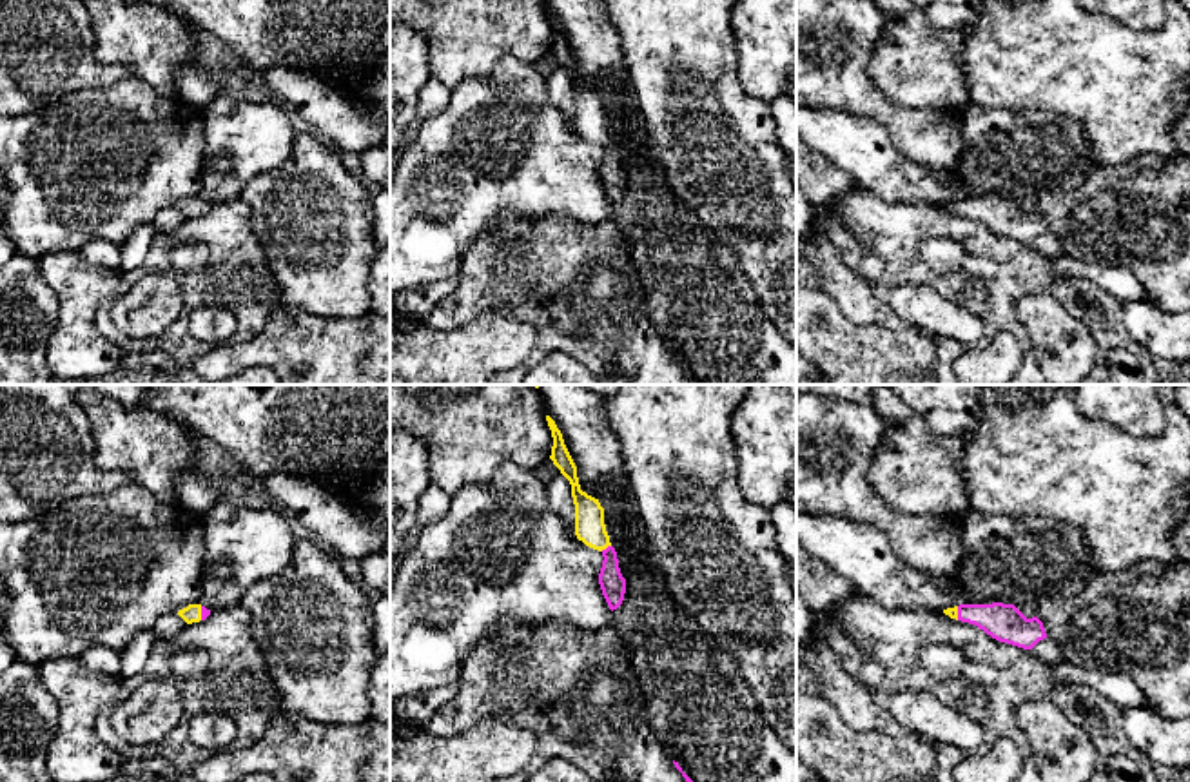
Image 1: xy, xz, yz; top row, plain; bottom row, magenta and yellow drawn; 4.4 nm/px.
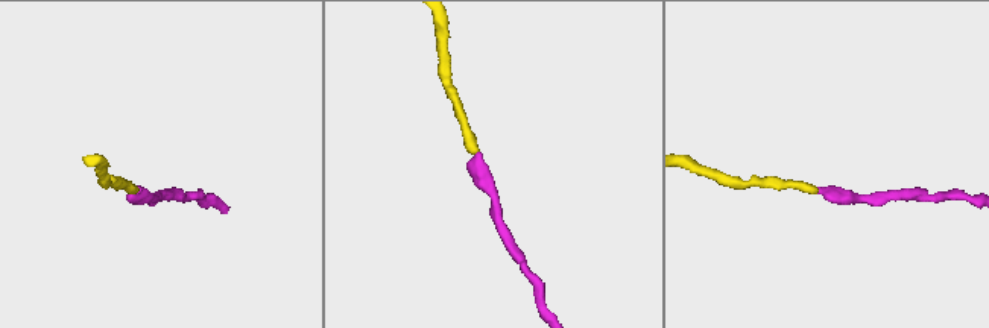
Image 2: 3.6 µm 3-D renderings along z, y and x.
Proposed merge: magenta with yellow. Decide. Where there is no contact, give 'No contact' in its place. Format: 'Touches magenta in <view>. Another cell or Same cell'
Touches magenta in xz. Same cell

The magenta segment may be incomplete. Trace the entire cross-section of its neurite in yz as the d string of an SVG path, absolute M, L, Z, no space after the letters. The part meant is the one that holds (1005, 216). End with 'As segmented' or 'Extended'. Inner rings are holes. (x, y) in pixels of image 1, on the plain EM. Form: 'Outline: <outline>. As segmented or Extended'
Outline: M960 198L943 203L951 212L969 216L1000 236L1032 243L1047 232L1043 216L1038 210L1027 212L1014 198Z. Extended

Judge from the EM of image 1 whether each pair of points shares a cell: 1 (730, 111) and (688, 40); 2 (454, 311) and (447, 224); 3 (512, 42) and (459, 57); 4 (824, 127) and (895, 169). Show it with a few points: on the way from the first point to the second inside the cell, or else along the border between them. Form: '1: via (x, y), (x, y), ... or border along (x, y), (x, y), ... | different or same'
1: via (712, 93), (692, 73), (688, 58) | same
2: border along (479, 238), (465, 251), (456, 274) | different
3: via (499, 42), (472, 44) | same
4: via (842, 136), (877, 166) | same

